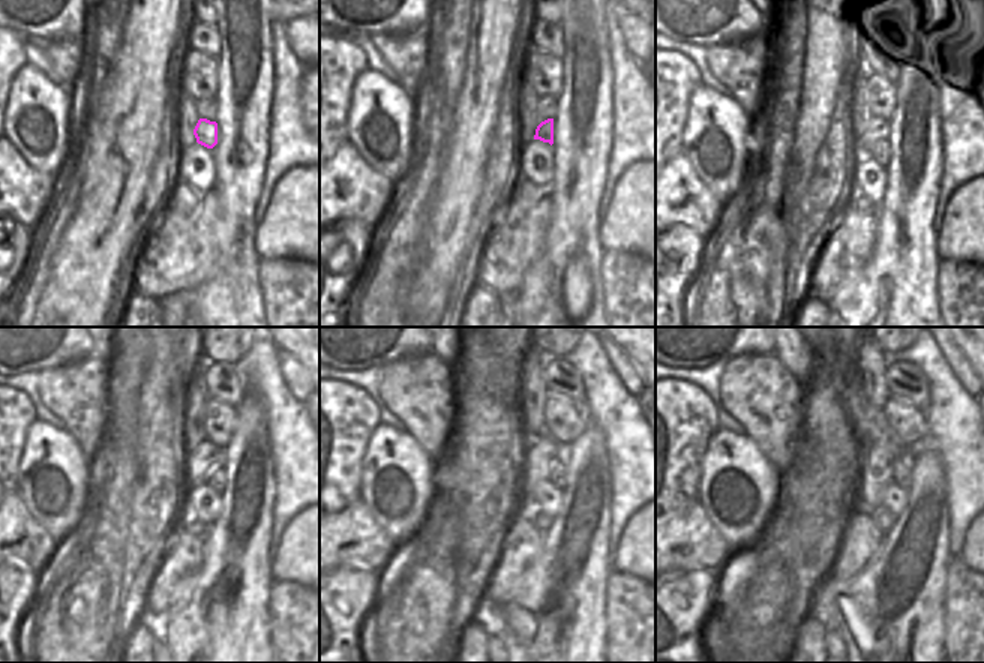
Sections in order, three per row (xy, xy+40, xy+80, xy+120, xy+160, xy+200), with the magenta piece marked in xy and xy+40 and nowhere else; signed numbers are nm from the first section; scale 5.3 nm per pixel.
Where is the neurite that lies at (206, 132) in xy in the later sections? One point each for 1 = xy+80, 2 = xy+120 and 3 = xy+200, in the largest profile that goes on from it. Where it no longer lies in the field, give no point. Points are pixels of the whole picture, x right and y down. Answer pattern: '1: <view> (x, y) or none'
1: xy+80 (882, 132)
2: xy+120 (218, 476)
3: xy+200 (902, 467)

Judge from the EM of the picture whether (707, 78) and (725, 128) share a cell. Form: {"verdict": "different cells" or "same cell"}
{"verdict": "different cells"}

